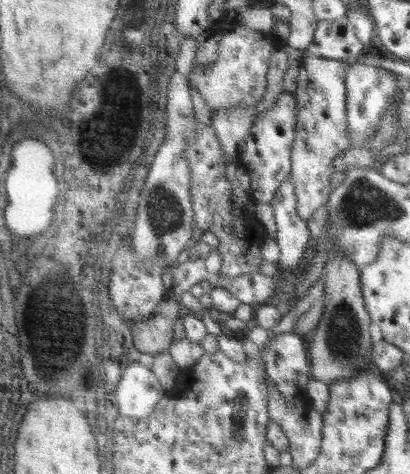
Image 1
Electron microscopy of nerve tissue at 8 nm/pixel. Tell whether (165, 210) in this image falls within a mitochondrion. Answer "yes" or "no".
yes

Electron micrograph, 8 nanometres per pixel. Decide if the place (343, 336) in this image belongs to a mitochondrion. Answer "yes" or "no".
yes

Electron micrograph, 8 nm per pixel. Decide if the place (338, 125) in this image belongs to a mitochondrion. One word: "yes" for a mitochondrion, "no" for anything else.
no

